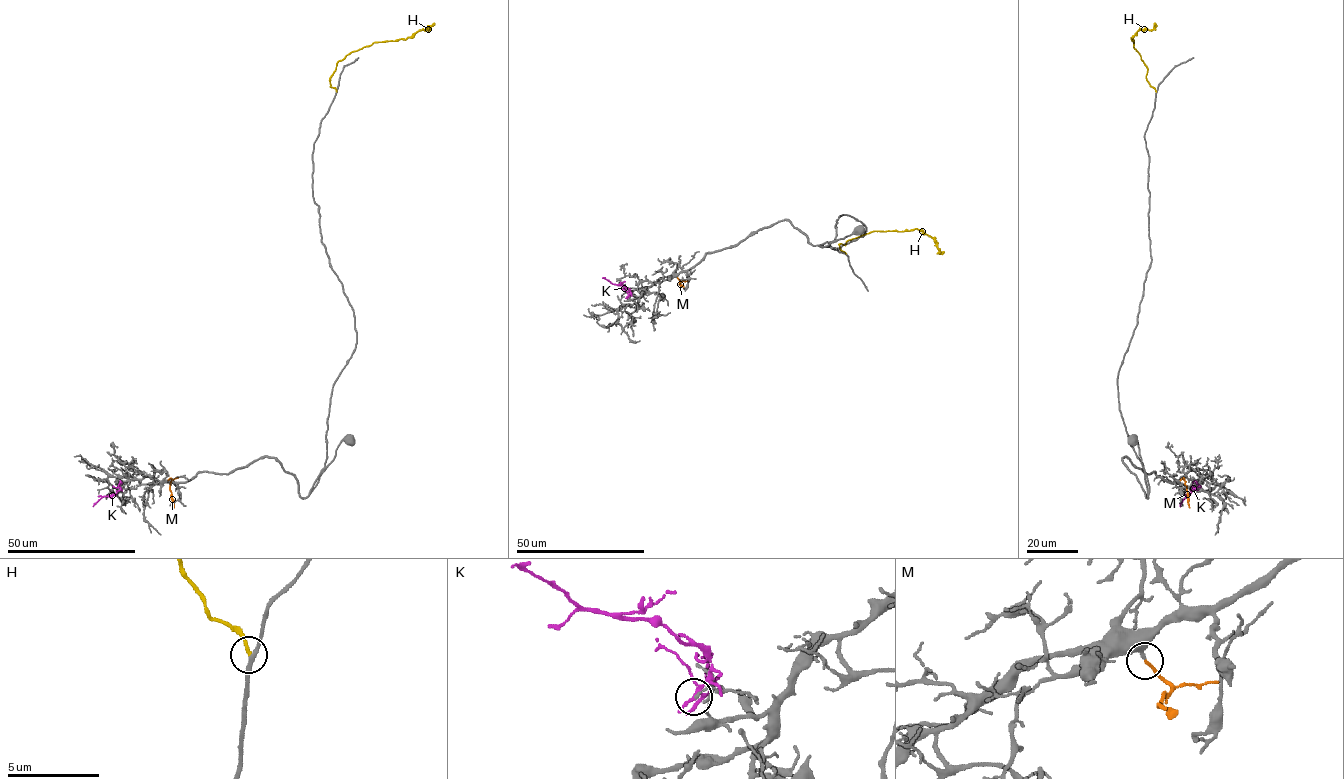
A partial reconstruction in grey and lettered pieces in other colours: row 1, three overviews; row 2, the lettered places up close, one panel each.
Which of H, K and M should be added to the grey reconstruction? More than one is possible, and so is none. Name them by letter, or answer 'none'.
M

